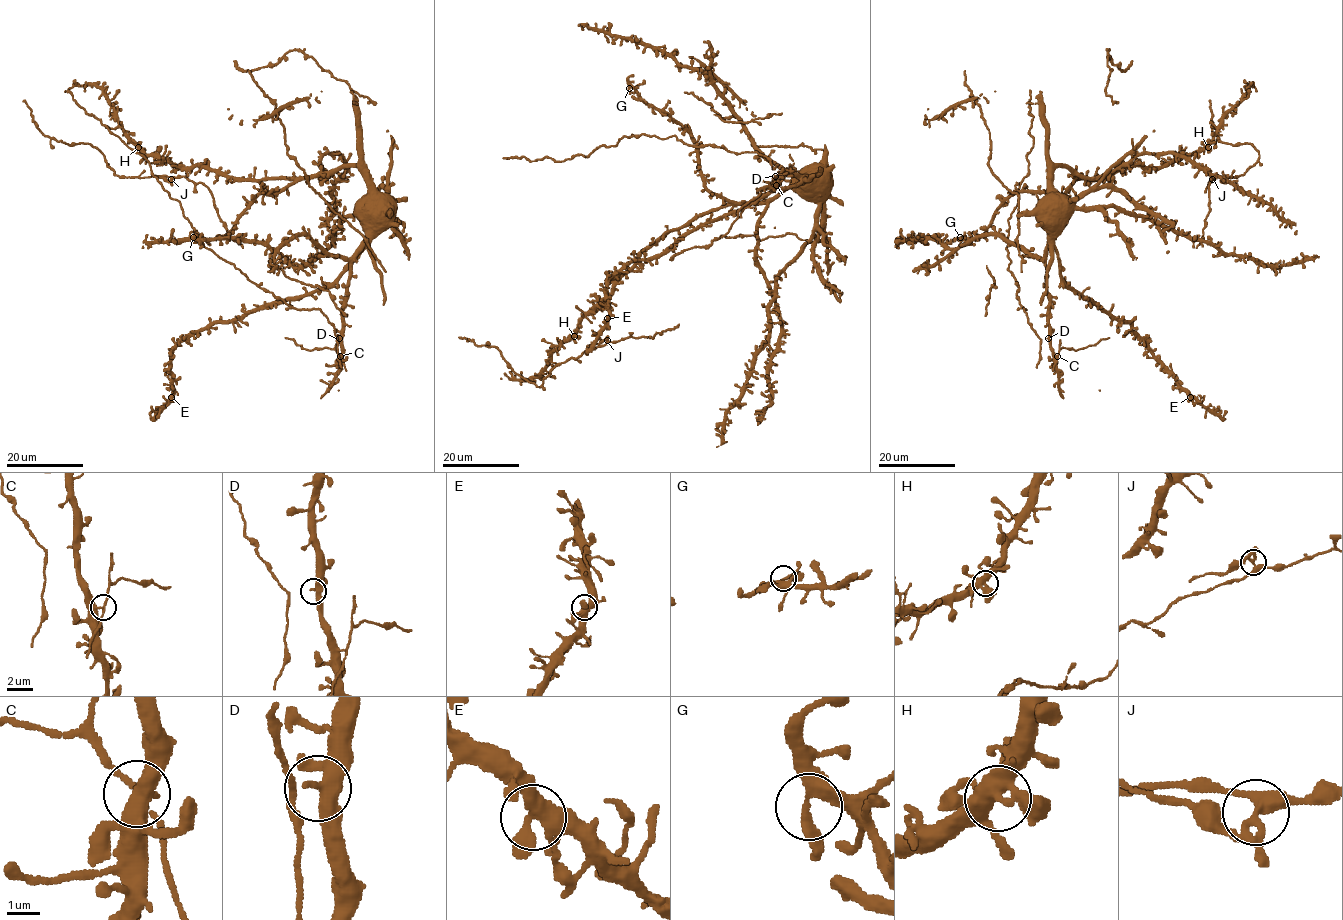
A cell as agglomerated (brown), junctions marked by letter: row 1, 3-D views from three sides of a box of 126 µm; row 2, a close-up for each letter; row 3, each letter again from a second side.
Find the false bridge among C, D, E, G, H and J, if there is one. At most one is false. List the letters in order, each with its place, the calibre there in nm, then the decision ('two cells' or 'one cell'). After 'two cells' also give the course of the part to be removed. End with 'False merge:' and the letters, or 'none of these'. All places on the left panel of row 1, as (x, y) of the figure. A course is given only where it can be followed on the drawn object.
C: at (340, 356); 140 nm thick; one cell
D: at (339, 338); 320 nm thick; one cell
E: at (171, 397); 480 nm thick; one cell
G: at (193, 237); 280 nm thick; one cell
H: at (138, 147); 440 nm thick; one cell
J: at (171, 179); 300 nm thick; two cells; foreign part runs (171, 178), (165, 180), (152, 175)
False merge: J

